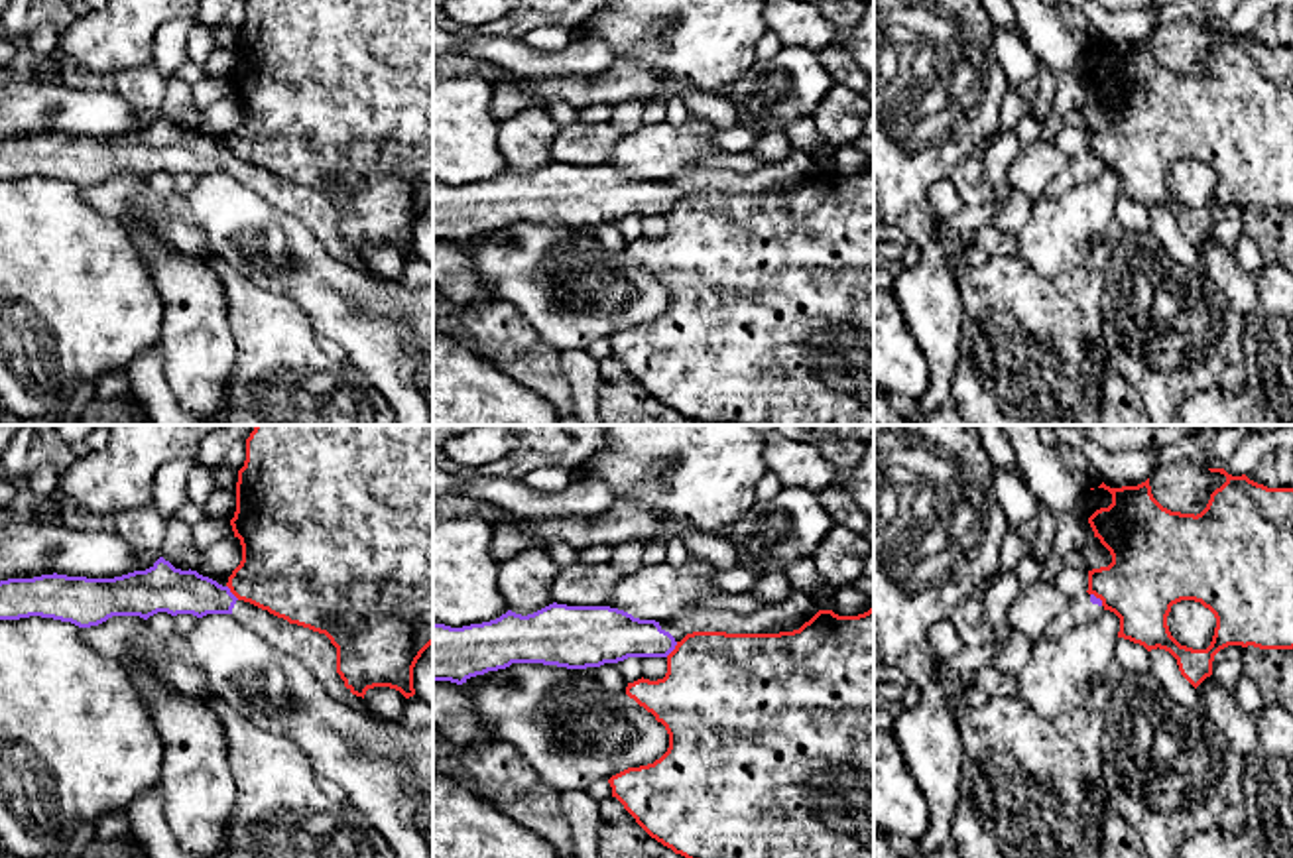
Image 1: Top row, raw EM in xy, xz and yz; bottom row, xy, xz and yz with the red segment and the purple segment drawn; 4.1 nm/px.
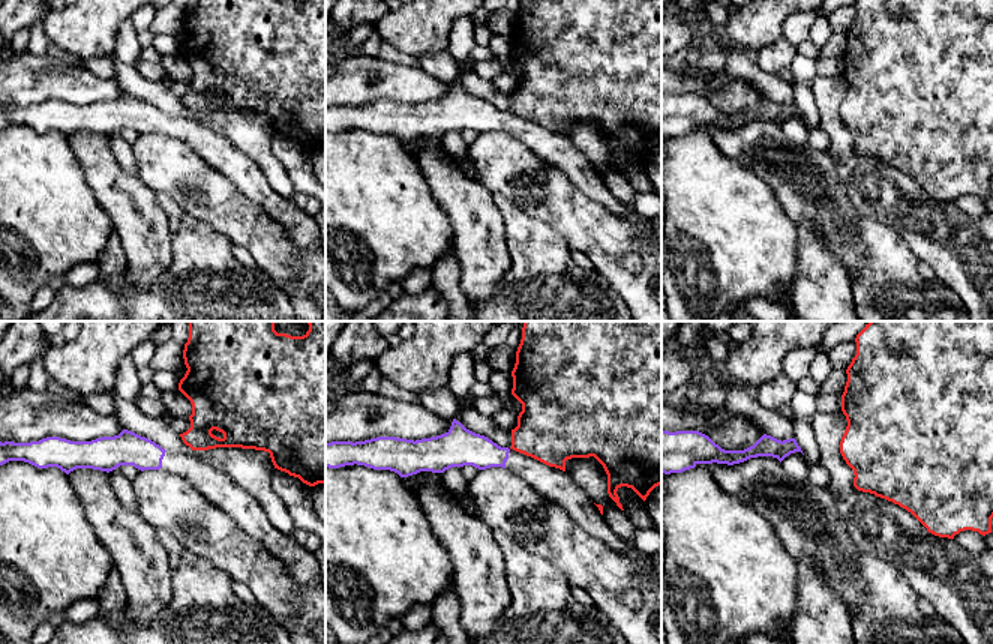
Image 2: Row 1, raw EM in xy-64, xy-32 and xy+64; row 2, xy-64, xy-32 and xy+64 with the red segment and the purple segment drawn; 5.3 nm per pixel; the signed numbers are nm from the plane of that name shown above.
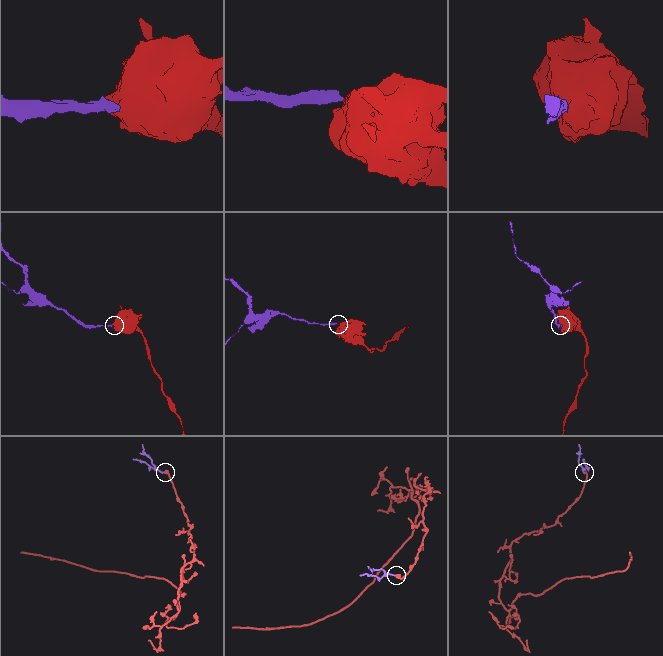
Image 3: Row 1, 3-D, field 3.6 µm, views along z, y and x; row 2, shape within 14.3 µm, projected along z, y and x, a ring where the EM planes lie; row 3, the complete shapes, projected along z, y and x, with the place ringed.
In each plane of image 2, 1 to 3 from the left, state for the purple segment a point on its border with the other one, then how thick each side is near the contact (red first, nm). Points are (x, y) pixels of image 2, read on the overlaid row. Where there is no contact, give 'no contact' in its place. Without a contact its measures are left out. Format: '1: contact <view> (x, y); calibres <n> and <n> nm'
1: no contact
2: no contact
3: no contact

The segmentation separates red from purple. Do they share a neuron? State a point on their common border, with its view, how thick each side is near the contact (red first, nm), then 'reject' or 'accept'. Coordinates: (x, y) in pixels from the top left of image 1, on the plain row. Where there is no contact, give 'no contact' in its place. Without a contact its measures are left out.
xz (674, 209) | 460/200 nm | reject

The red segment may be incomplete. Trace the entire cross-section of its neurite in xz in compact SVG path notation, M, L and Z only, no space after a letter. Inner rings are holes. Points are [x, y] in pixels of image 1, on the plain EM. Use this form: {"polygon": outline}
{"polygon": "M874 165L858 175L838 175L832 169L819 169L799 189L779 193L726 193L726 191L693 191L677 201L667 214L667 232L663 238L638 238L628 242L626 254L655 276L669 293L667 311L653 323L628 327L608 338L612 356L636 378L636 382L657 401L699 423L728 423L728 425L874 425Z"}

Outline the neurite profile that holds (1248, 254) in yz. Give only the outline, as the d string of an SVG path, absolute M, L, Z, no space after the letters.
M1244 232L1238 238L1236 260L1244 270L1254 276L1260 276L1267 264L1258 244Z

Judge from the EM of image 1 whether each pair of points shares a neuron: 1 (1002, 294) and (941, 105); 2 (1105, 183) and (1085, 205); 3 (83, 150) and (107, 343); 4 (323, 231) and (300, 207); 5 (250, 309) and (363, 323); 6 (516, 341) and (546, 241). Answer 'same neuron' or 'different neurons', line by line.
1: different neurons
2: same neuron
3: different neurons
4: same neuron
5: different neurons
6: different neurons

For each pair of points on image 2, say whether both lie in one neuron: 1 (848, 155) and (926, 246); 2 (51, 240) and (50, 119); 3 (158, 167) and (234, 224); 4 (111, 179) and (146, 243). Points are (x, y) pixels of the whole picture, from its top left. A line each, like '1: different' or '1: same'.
1: same
2: different
3: same
4: same

